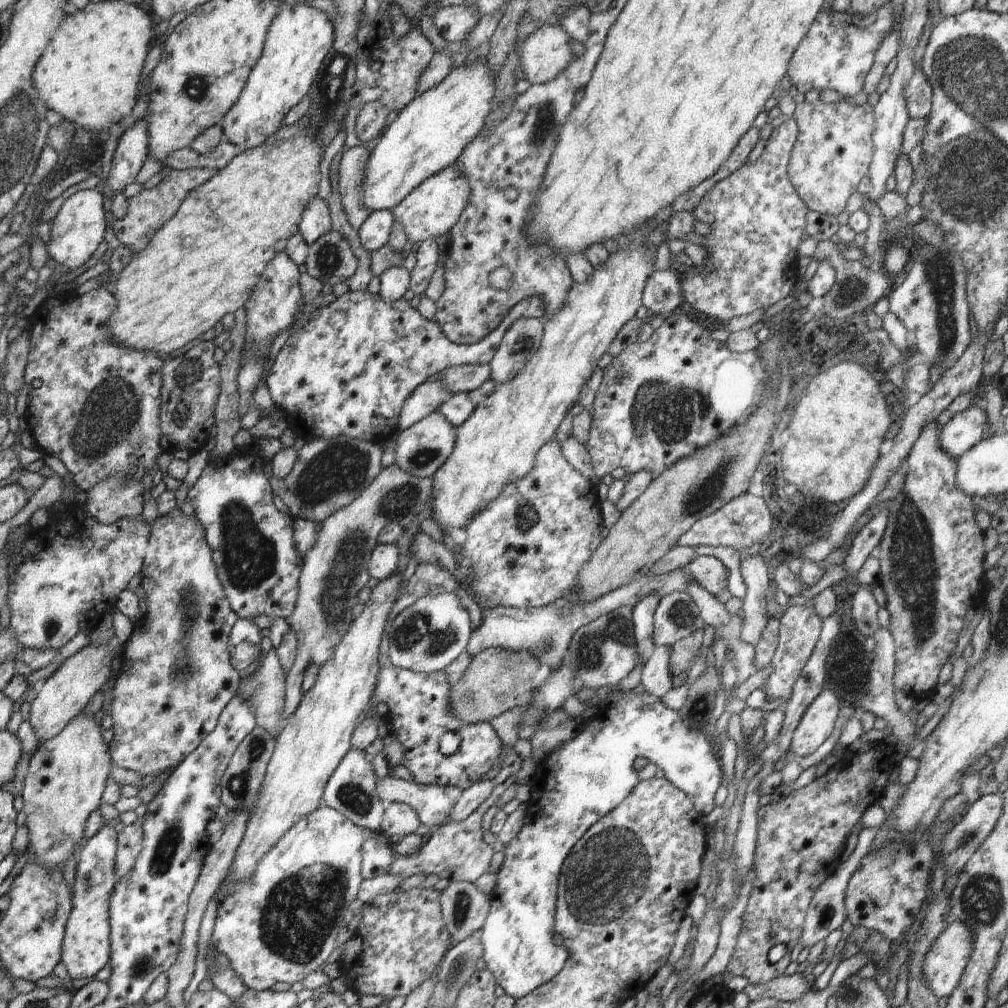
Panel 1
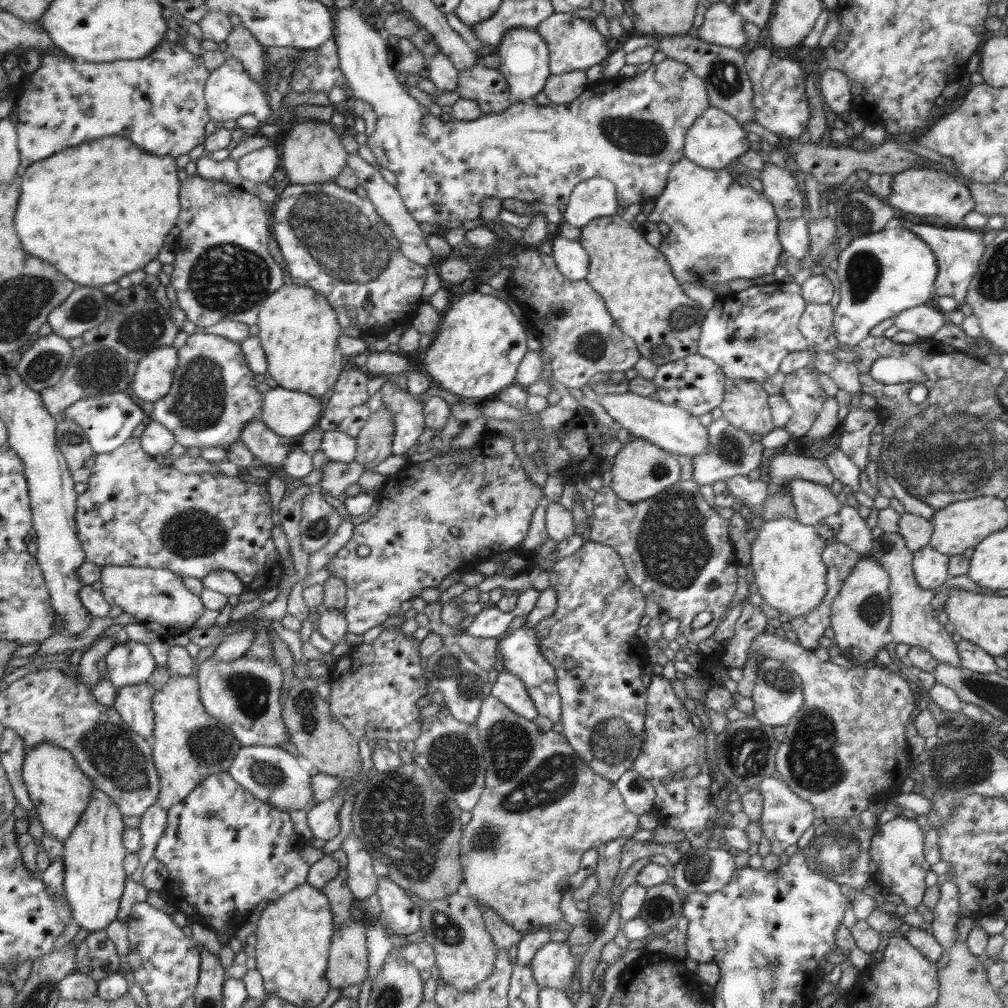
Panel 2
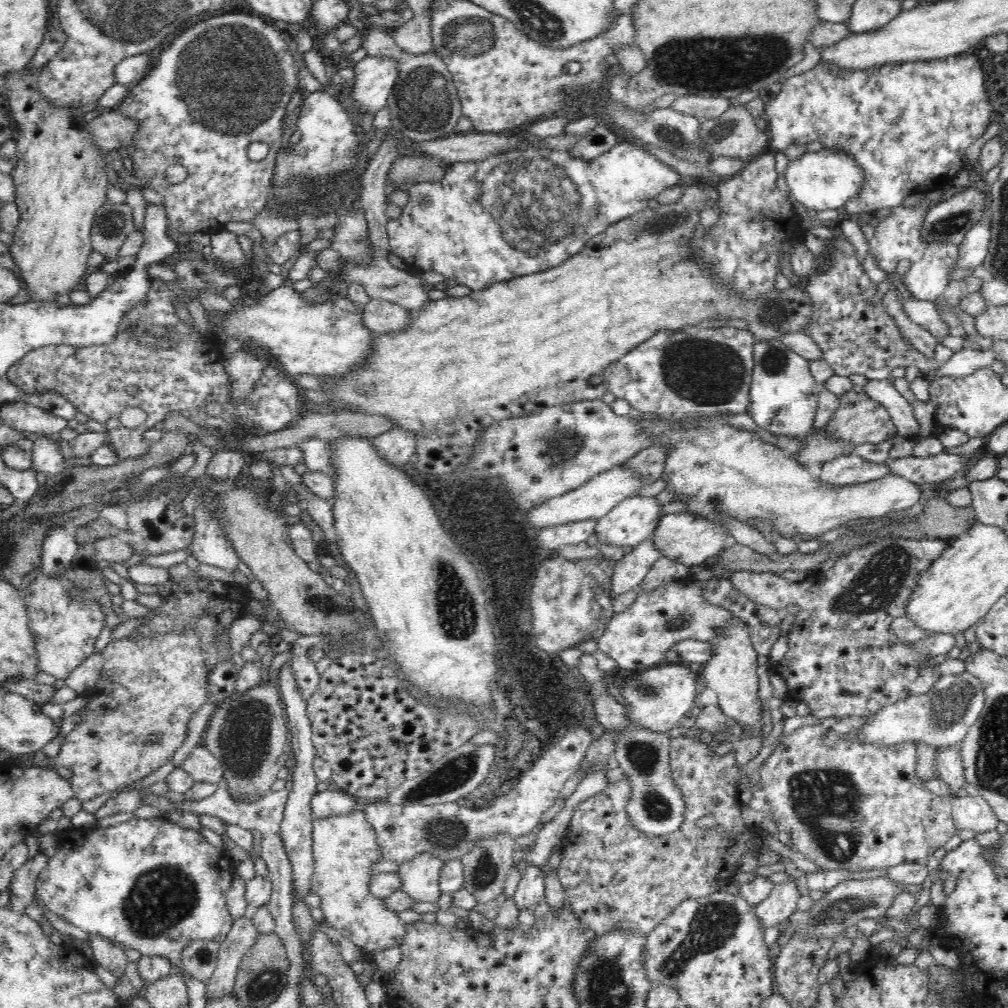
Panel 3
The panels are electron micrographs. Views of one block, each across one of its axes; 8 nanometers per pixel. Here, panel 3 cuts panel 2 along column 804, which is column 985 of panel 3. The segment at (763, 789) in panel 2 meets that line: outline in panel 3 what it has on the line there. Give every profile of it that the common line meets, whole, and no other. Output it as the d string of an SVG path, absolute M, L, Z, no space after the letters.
M970 791L967 796L953 797L952 816L955 820L956 834L962 840L975 839L976 832L995 830L998 817L985 798Z

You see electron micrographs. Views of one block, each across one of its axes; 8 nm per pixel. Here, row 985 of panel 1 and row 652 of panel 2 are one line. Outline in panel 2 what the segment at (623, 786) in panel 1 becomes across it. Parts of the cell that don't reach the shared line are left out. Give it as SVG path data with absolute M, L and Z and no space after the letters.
M548 587L540 591L536 605L528 613L526 623L520 628L512 630L508 636L504 636L502 640L497 642L497 650L500 651L500 656L502 656L504 669L523 682L529 698L538 710L538 714L546 716L553 723L561 721L561 697L557 690L557 677L554 666L543 656L541 651L543 632L540 629L540 622L548 620L554 614L556 606L557 598L554 588Z

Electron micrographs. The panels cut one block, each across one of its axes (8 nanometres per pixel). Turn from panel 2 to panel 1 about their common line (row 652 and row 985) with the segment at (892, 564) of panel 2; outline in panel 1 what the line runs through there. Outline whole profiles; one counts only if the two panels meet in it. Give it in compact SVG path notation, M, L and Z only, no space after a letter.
M952 919L951 924L948 924L948 928L938 936L938 940L932 944L928 954L924 956L922 976L924 976L926 984L930 986L932 994L937 999L949 998L960 983L962 974L964 974L964 968L968 966L970 956L972 956L972 942L974 942L972 929L968 928L960 920Z

